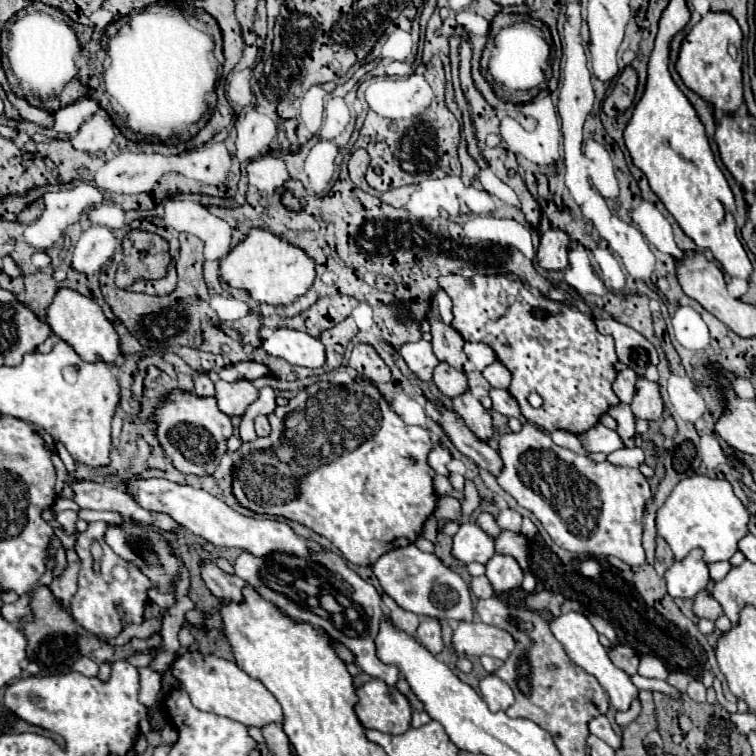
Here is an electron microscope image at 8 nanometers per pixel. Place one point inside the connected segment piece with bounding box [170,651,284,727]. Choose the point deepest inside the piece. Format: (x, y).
(215, 685)

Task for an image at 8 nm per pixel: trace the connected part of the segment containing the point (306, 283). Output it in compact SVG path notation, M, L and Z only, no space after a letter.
M252 229L248 237L220 261L220 279L230 287L244 289L252 299L266 305L290 305L308 293L314 283L314 261L298 247L282 241L264 229Z

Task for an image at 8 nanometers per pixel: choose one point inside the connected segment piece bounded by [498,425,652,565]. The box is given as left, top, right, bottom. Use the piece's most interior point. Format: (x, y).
(586, 507)

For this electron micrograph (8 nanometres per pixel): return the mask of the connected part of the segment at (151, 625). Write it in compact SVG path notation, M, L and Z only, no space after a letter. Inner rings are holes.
M150 603L144 611L144 623L142 625L128 625L120 637L116 639L106 639L106 643L110 643L112 646L122 646L124 643L128 643L130 639L138 637L138 639L146 639L154 633L160 631L160 625L162 625L162 611L156 603Z

